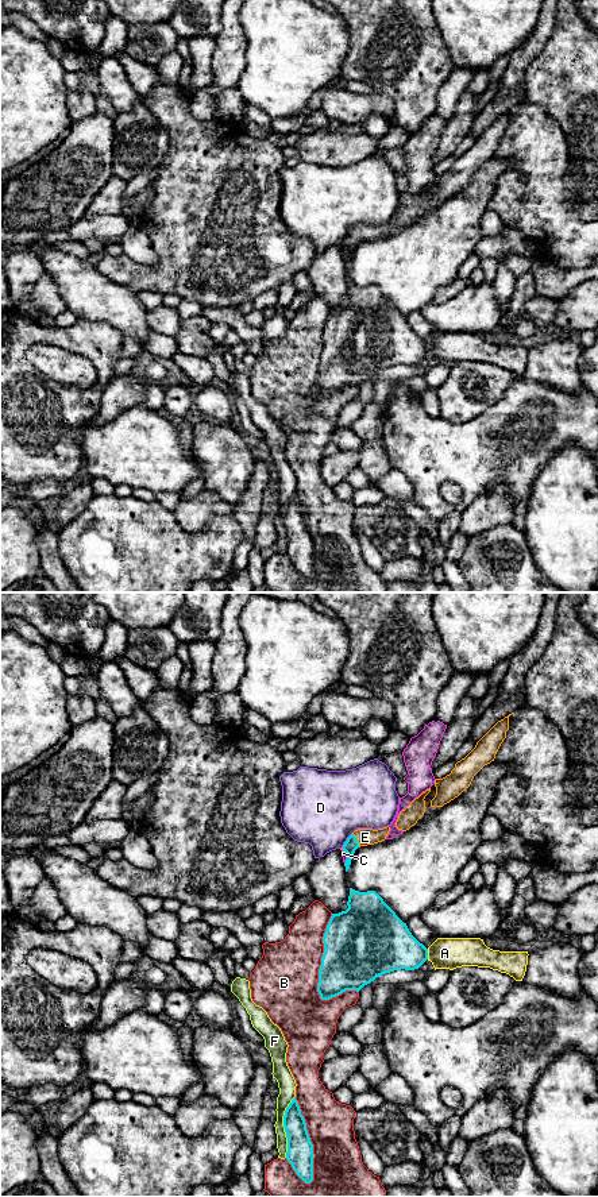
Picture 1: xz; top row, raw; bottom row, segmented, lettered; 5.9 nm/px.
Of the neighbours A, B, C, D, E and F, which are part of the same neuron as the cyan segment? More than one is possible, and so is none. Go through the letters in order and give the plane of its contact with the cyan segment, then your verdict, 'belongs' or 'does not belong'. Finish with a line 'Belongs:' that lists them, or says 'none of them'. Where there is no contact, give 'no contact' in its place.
A: xz | does not belong
B: xz | does not belong
C: xz | does not belong
D: xz | does not belong
E: xz | belongs
F: xz | does not belong
Belongs: E

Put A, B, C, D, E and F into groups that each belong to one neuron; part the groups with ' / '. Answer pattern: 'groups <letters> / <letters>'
groups A / B / C / D / E / F

